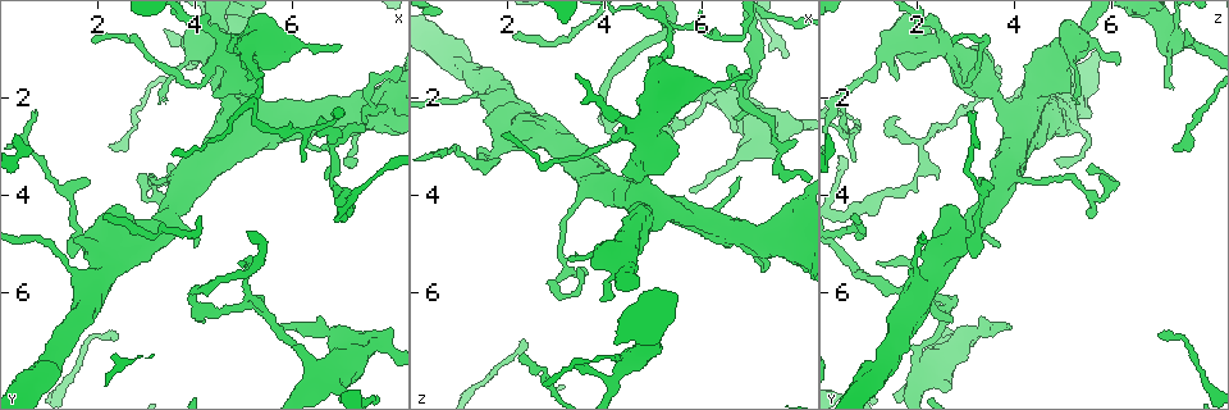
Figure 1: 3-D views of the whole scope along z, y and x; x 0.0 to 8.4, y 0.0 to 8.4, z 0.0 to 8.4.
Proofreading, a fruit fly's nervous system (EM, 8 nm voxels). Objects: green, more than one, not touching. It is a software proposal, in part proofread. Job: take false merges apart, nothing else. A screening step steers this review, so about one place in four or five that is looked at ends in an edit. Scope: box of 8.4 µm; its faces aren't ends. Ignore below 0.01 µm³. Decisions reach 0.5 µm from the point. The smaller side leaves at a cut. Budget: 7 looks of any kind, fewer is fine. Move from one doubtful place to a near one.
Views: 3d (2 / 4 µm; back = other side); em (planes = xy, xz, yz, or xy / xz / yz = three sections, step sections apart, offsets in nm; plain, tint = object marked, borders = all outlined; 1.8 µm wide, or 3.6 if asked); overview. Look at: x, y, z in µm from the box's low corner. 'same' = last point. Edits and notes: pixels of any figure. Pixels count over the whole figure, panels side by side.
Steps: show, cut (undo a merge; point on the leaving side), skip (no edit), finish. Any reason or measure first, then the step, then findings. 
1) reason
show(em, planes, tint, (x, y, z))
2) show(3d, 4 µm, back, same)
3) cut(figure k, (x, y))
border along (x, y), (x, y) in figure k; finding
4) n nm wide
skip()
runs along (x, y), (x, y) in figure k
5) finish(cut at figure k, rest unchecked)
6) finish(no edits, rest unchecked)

calibre changes
show(3d, 4 µm, (4.30, 1.50, 2.80))

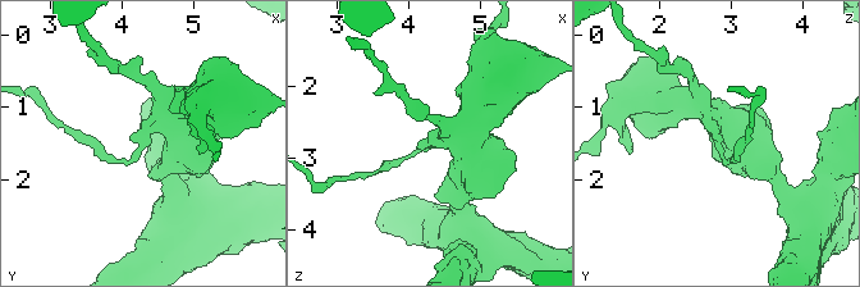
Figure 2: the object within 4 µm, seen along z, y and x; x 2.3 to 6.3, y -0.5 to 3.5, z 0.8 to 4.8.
show(em, planes, tint, (4.30, 1.50, 2.85))

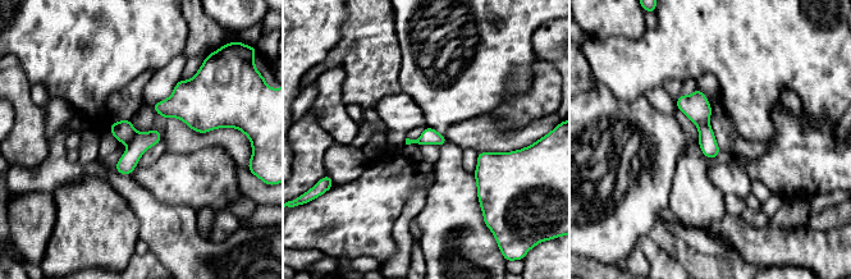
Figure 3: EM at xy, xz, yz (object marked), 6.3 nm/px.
100 nm wide
skip()
all the same cell

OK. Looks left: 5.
thin arm on a thick one
show(3d, 2 µm, (4.85, 0.70, 7.15))

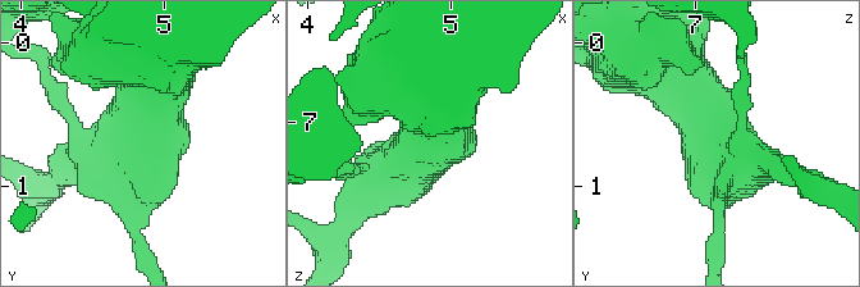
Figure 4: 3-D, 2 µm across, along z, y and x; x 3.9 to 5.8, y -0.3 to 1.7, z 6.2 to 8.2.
shape alone is not enough
show(em, planes, plain, (4.84, 0.64, 7.18))

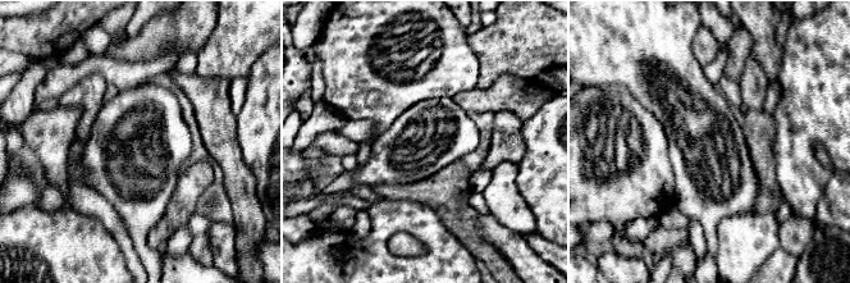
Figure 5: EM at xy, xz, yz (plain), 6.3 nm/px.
show(em, planes, tint, same)

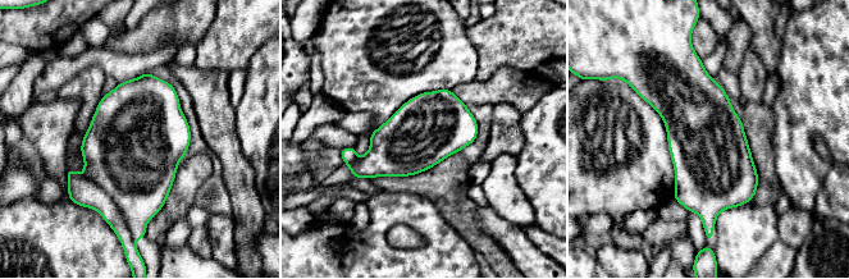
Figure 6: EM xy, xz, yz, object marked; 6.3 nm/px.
cut(figure 6, (135, 167))
border along (82, 174), (114, 202), (127, 224) in figure 6; two cells meet here

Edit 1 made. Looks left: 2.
thin neck
show(em, planes, tint, (6.85, 2.90, 2.05))

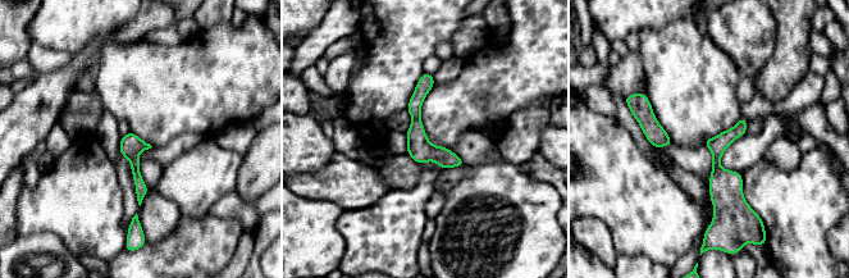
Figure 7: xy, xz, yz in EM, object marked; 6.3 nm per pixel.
skip()
runs along (743, 122), (717, 149), (719, 215) in figure 7; one cell here

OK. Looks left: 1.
finish(cut at figure 6, rest unchecked)

